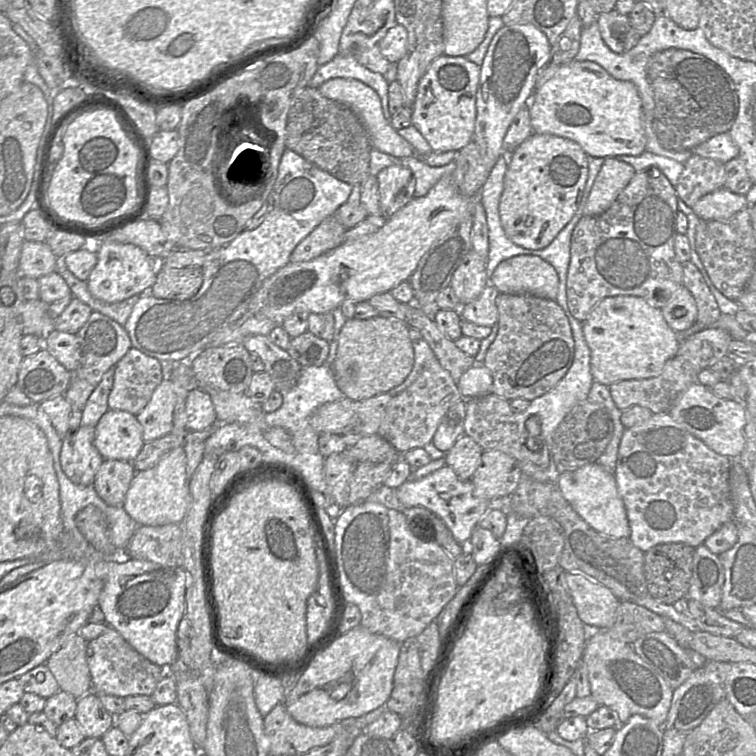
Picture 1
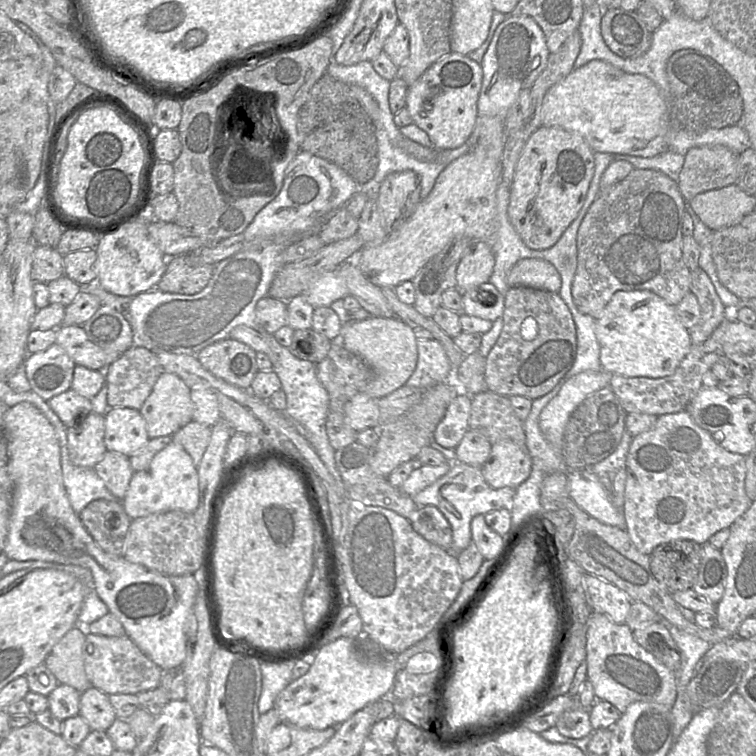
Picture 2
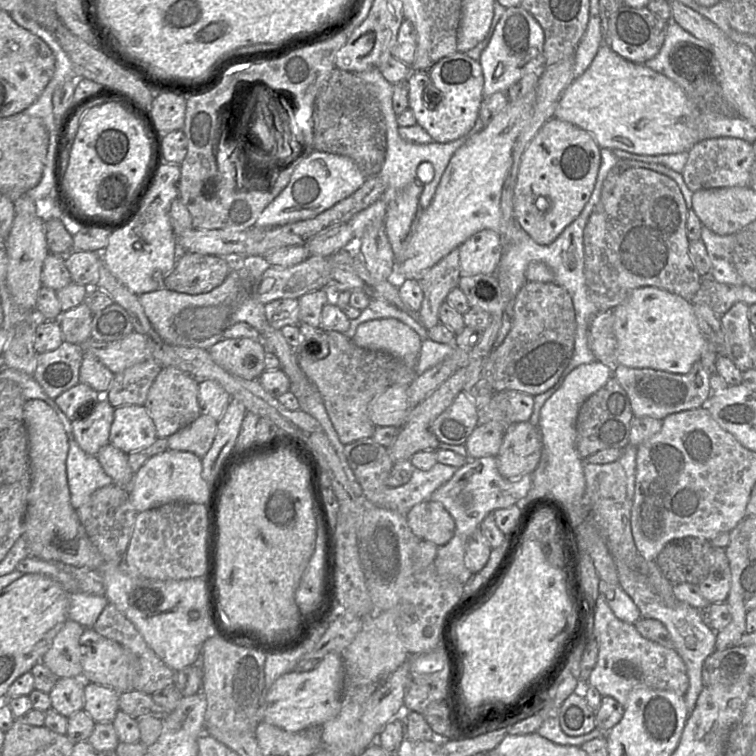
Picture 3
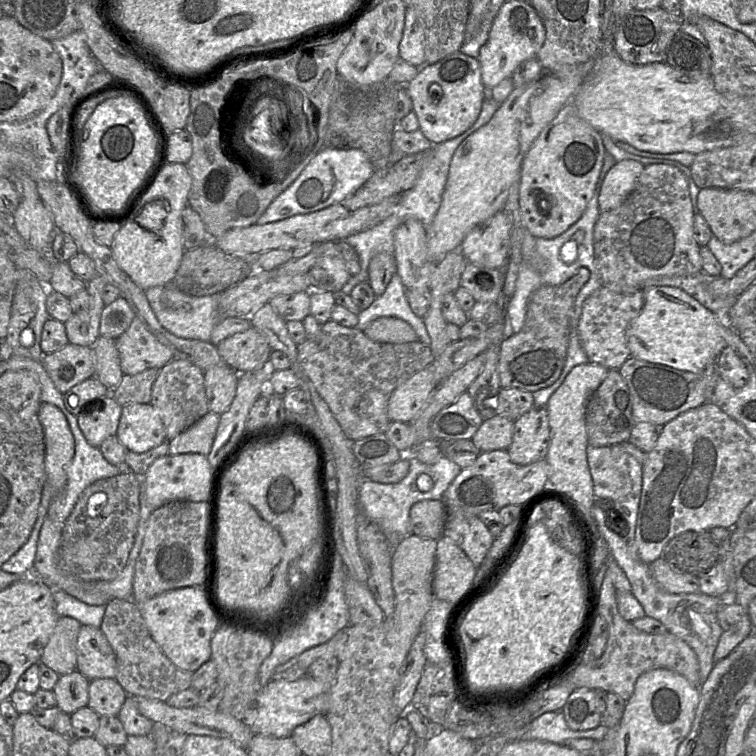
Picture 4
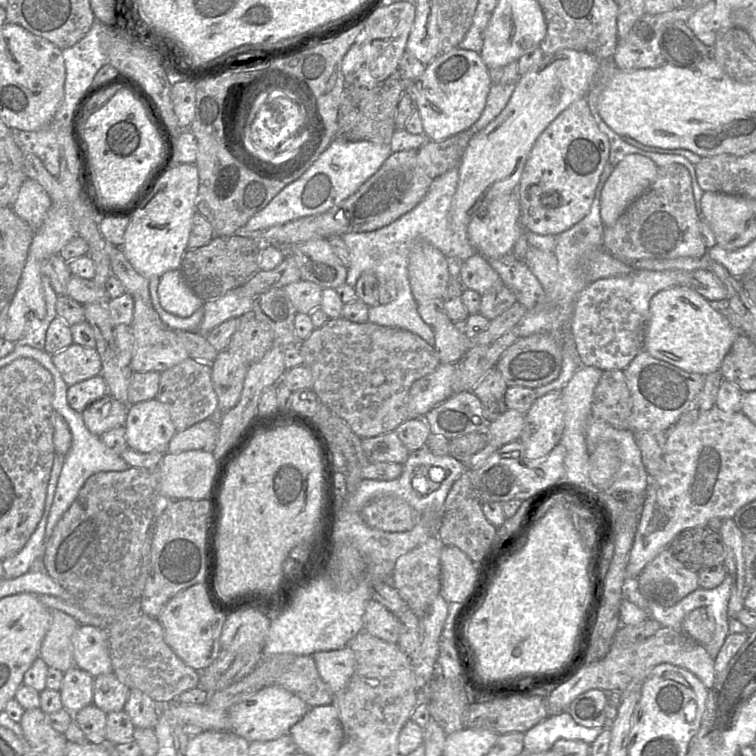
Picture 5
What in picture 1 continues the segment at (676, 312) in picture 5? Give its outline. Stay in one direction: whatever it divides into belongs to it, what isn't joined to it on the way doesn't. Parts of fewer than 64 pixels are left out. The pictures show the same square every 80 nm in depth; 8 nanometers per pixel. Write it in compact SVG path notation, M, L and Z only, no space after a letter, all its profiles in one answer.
M618 295L604 298L592 308L582 323L583 334L591 351L590 370L593 380L608 387L623 380L658 376L665 363L677 354L681 343L678 333L666 323L661 308L651 306L636 296Z

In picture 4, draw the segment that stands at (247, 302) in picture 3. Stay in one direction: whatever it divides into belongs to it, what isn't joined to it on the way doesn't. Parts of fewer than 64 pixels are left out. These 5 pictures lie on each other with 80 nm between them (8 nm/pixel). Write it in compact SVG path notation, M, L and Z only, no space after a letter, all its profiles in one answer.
M154 286L145 290L149 304L161 325L177 337L210 341L211 333L220 321L219 303L222 293L207 296L187 295L187 302L176 309L167 308L161 301L164 286Z

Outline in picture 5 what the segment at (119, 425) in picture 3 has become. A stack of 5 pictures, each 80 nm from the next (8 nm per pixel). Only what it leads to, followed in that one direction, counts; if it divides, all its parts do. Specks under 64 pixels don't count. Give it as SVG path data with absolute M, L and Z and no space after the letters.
M157 399L130 405L124 427L127 446L144 454L166 452L177 433L167 406Z

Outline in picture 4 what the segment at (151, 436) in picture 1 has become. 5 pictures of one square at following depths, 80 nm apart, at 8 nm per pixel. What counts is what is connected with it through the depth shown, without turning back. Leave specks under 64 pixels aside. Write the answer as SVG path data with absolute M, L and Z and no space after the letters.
M174 359L160 369L152 386L150 404L156 409L163 421L168 441L209 413L204 374L204 370L183 359Z

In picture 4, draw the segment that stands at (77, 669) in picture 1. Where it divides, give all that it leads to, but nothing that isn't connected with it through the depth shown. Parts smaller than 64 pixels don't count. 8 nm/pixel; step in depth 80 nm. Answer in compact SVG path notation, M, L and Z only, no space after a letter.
M60 616L40 657L40 663L60 676L77 669L77 638L82 624L75 618Z

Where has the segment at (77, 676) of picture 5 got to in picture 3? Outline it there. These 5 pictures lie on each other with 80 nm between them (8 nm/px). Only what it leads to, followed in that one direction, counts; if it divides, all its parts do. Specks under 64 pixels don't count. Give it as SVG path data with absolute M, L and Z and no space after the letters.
M59 678L49 693L51 708L65 717L83 709L85 681L82 678Z

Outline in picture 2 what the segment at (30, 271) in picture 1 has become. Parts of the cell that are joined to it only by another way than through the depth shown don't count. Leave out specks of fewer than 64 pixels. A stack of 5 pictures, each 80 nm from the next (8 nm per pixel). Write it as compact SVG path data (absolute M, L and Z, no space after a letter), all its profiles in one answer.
M37 245L33 253L32 279L49 283L65 275L63 258L57 249Z

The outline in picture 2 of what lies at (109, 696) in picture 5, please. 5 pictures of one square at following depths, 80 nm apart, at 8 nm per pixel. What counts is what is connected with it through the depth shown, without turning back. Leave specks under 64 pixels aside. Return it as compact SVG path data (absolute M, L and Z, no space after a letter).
M94 686L81 693L79 715L87 722L91 731L107 731L116 720L109 695Z

